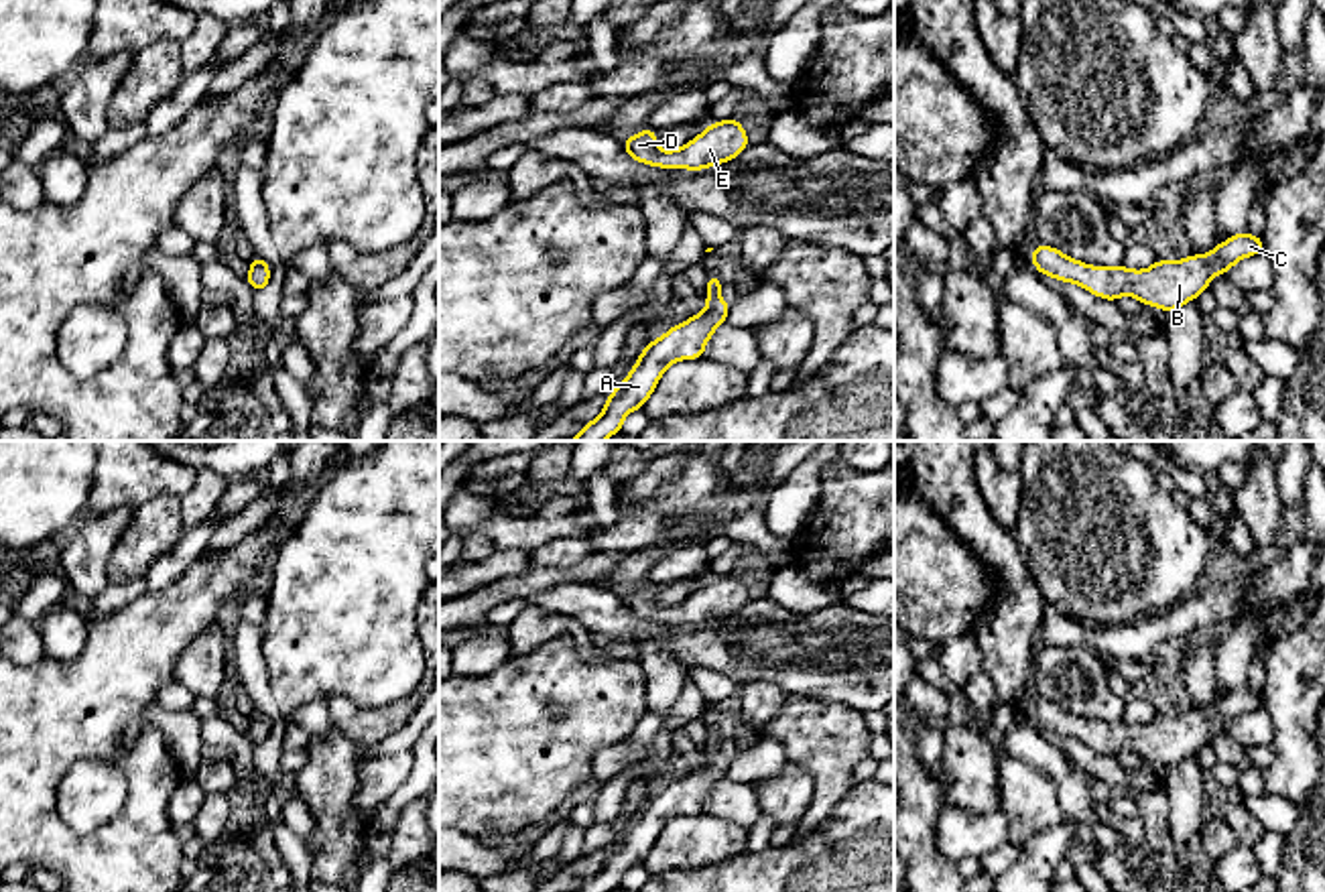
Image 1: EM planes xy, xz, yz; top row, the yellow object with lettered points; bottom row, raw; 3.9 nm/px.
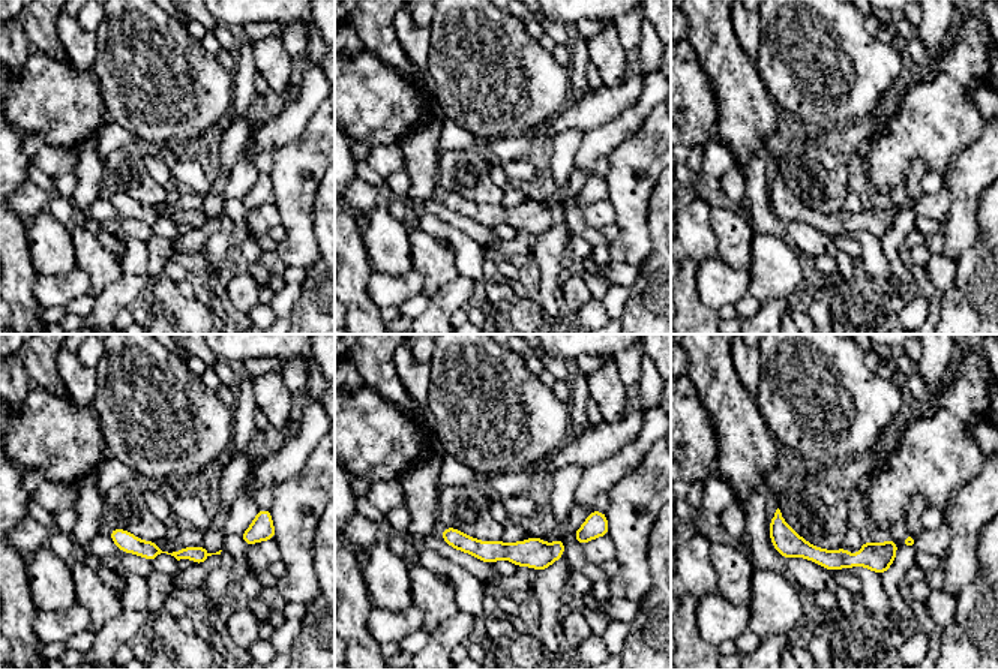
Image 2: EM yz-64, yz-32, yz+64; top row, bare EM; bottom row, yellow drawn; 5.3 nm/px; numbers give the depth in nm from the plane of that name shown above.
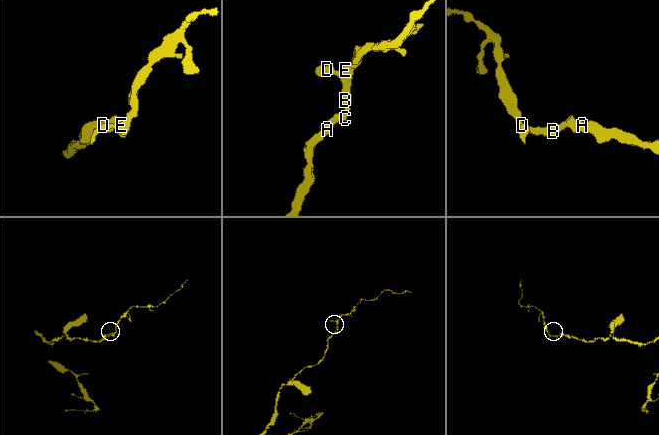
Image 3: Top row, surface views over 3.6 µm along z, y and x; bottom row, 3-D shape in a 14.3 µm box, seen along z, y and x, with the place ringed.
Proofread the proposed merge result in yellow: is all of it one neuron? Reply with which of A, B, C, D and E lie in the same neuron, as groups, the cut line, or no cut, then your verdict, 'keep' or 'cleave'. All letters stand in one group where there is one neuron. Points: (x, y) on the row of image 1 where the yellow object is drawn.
A B C D E; no cut; keep

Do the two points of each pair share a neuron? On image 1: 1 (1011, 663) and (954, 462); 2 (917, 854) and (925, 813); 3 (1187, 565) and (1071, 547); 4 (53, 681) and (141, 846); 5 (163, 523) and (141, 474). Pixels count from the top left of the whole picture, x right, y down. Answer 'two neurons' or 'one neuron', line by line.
1: one neuron
2: one neuron
3: one neuron
4: one neuron
5: two neurons

